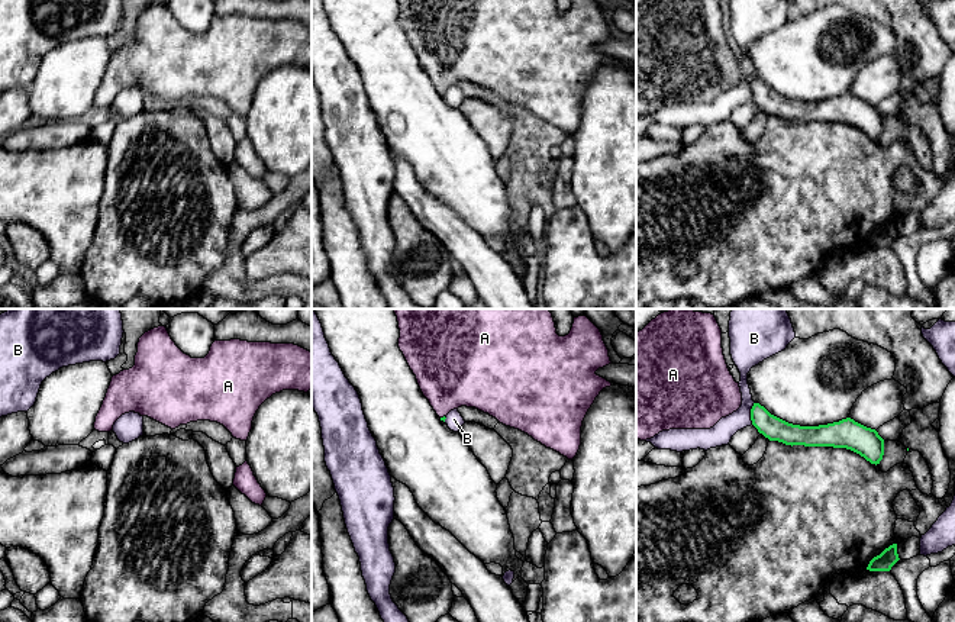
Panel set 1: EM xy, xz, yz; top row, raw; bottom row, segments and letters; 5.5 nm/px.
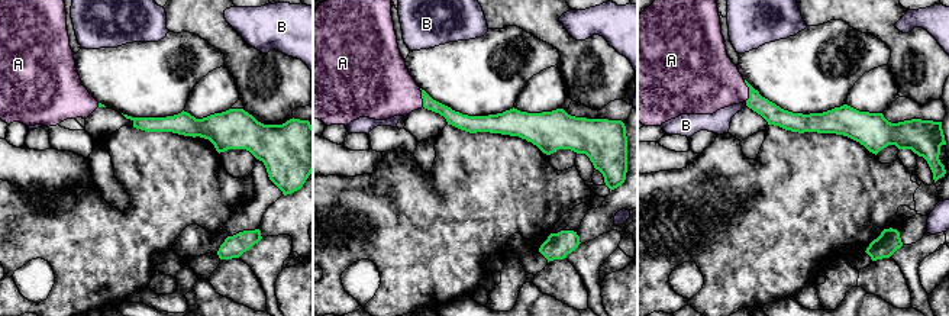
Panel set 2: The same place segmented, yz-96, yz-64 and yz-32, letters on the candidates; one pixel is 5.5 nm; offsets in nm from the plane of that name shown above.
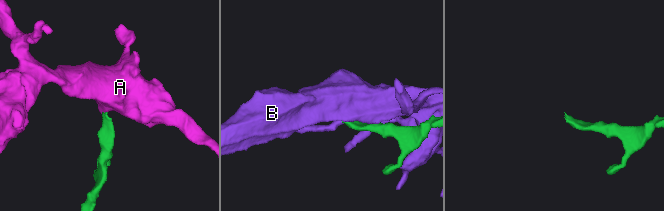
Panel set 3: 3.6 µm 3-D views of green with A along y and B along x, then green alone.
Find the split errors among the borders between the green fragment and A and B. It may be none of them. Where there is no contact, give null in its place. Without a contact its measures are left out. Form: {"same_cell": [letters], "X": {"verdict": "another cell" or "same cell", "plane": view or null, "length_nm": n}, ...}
{"same_cell": ["A"], "A": {"verdict": "same cell", "plane": "xz", "length_nm": 30}, "B": {"verdict": "another cell", "plane": "yz", "length_nm": 130}}

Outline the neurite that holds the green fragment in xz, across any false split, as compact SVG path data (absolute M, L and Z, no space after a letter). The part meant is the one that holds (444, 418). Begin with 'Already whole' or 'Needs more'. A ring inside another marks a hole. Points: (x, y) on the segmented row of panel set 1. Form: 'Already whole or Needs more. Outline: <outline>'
Needs more. Outline: M393 309L400 329L399 348L403 352L410 370L416 376L417 384L423 396L429 400L430 406L445 422L446 415L461 406L475 407L490 416L496 418L500 423L519 429L546 448L551 448L561 455L572 460L581 445L581 426L583 420L594 403L596 397L612 383L596 374L599 368L612 364L609 349L603 341L600 329L587 318L574 318L572 328L568 335L559 336L556 333L555 322L549 309Z

